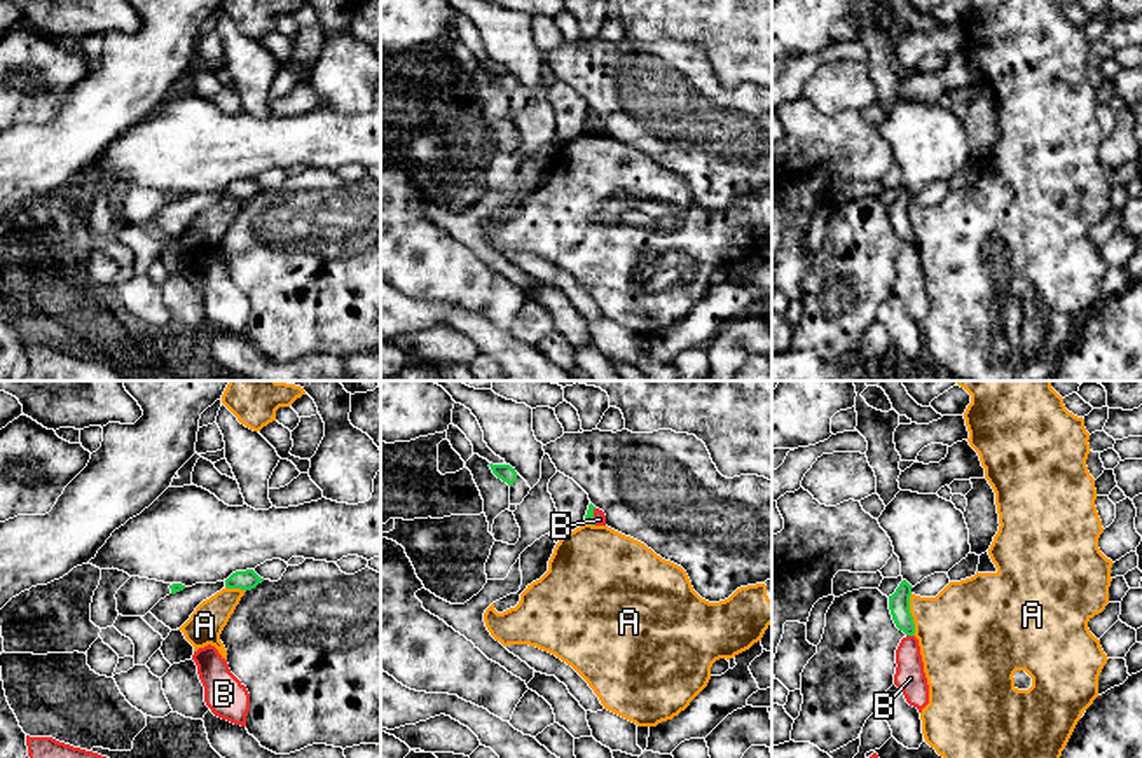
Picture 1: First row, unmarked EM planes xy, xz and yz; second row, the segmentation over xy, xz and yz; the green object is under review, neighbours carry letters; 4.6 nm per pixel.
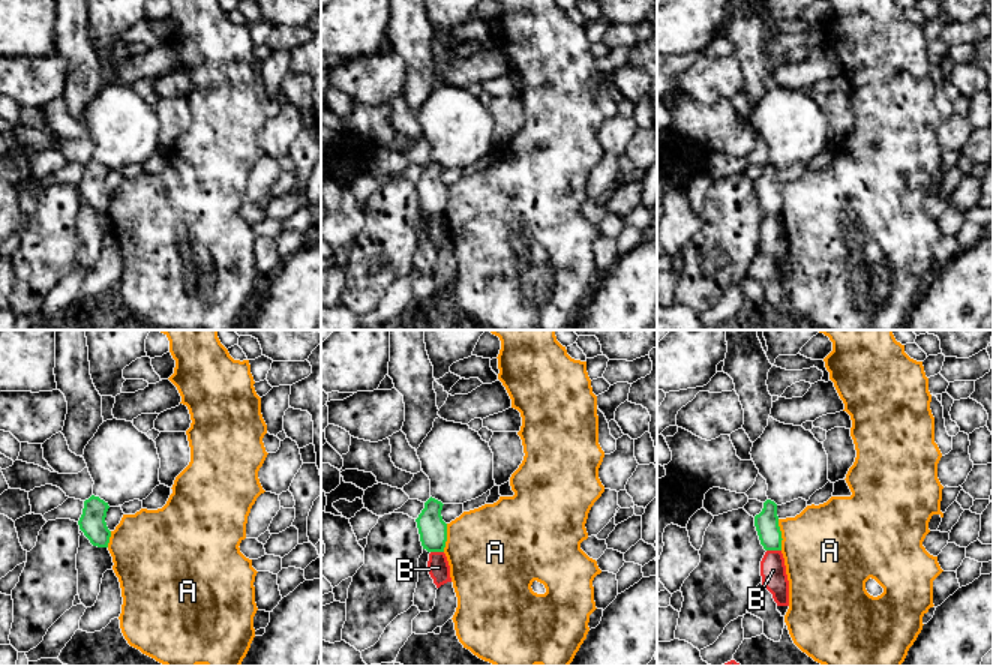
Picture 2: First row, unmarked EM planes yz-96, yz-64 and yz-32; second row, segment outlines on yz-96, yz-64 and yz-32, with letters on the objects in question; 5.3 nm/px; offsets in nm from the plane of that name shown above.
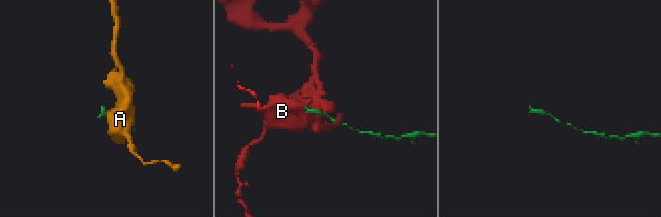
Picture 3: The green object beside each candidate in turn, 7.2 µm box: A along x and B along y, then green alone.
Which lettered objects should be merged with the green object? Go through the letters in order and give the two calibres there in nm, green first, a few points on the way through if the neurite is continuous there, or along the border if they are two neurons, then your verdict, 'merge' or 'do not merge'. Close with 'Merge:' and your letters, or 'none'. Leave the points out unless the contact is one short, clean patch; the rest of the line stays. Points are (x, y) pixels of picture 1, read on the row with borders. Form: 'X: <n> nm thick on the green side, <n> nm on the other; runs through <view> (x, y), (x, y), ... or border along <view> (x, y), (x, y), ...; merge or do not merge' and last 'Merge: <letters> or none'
A: 100 nm thick on the green side, 400 nm on the other; do not merge
B: 100 nm thick on the green side, 140 nm on the other; border along yz (907, 634), (912, 636); do not merge
Merge: none

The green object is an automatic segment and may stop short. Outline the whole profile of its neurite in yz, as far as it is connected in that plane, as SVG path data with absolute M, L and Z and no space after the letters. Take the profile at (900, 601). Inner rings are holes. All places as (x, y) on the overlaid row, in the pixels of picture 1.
M903 580L896 592L889 596L889 610L892 615L892 620L899 631L903 631L906 636L915 634L915 624L913 617L910 613L910 596L912 596L912 585Z

